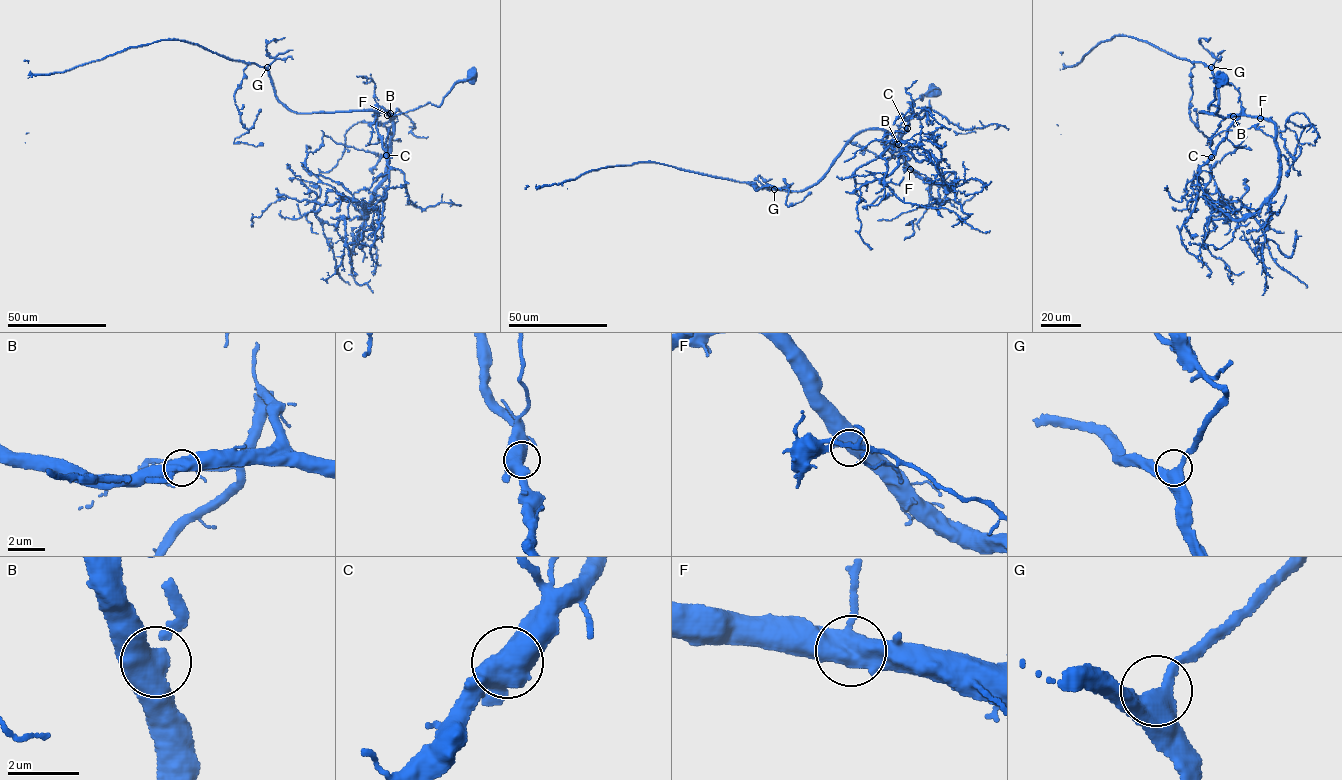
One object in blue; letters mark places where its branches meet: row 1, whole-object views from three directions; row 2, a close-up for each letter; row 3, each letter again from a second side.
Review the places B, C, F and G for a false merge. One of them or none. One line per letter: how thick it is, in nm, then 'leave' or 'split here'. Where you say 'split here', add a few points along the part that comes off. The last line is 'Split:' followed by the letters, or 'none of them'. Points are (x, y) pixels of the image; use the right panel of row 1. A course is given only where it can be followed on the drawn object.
B: calibre 480 nm; leave
C: calibre 480 nm; leave
F: calibre 460 nm; leave
G: calibre 440 nm; leave
Split: none of them

